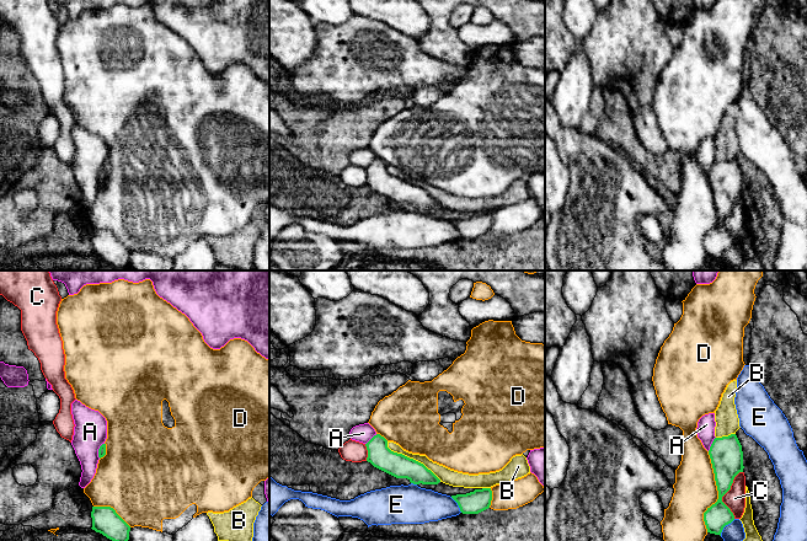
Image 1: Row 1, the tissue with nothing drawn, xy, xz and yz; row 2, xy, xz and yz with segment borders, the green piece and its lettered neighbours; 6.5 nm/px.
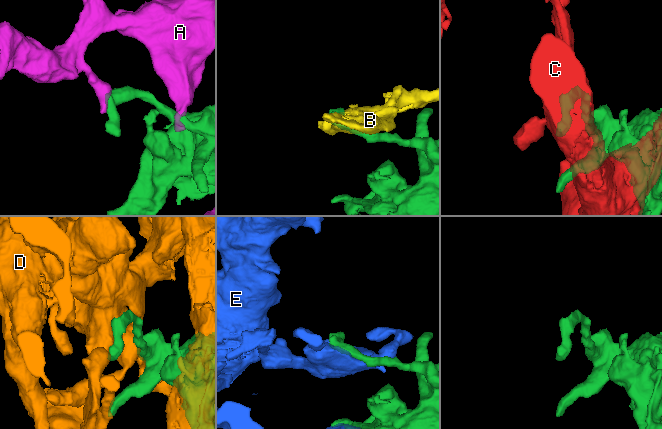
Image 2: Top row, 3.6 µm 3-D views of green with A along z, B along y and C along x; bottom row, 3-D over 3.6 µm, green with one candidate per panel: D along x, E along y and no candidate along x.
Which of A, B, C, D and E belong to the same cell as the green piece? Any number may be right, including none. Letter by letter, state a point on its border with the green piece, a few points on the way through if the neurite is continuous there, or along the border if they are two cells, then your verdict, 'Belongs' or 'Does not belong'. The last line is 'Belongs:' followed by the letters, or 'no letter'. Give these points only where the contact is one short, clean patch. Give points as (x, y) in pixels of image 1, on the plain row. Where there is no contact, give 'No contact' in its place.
A: Touches green at yz (711, 169). Boundary: yz (715, 161), (707, 175). Does not belong
B: Touches green at xz (412, 183). Does not belong
C: Touches green at yz (725, 218). Does not belong
D: Touches green at yz (719, 217). Does not belong
E: Touches green at xz (458, 229). Does not belong
Belongs: no letter

